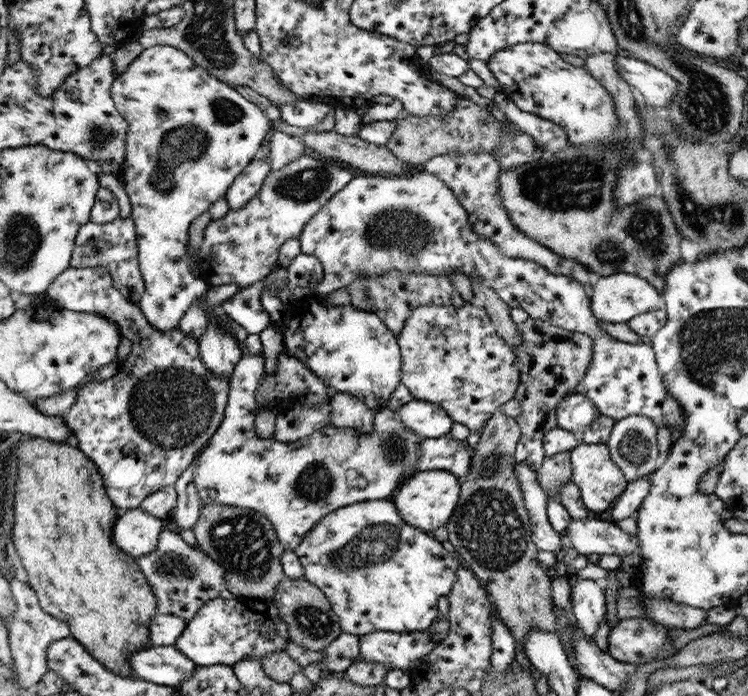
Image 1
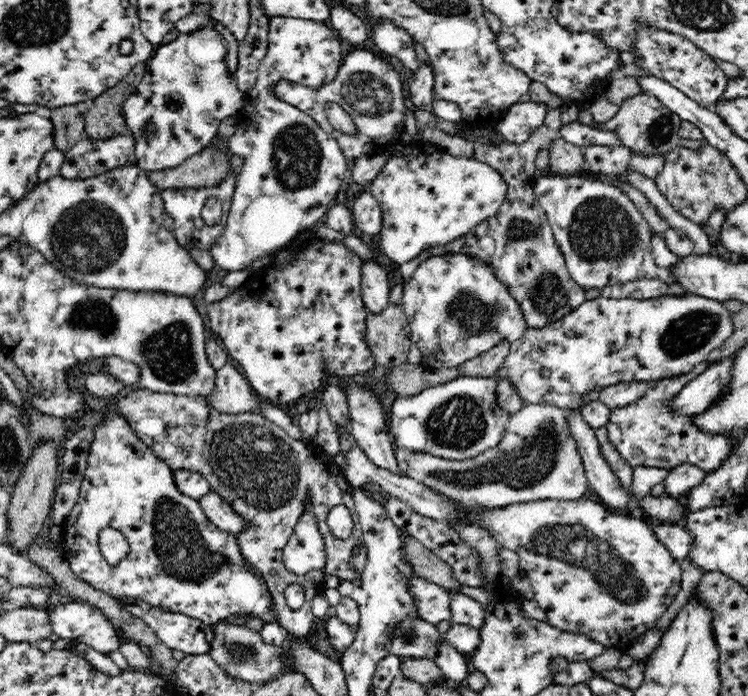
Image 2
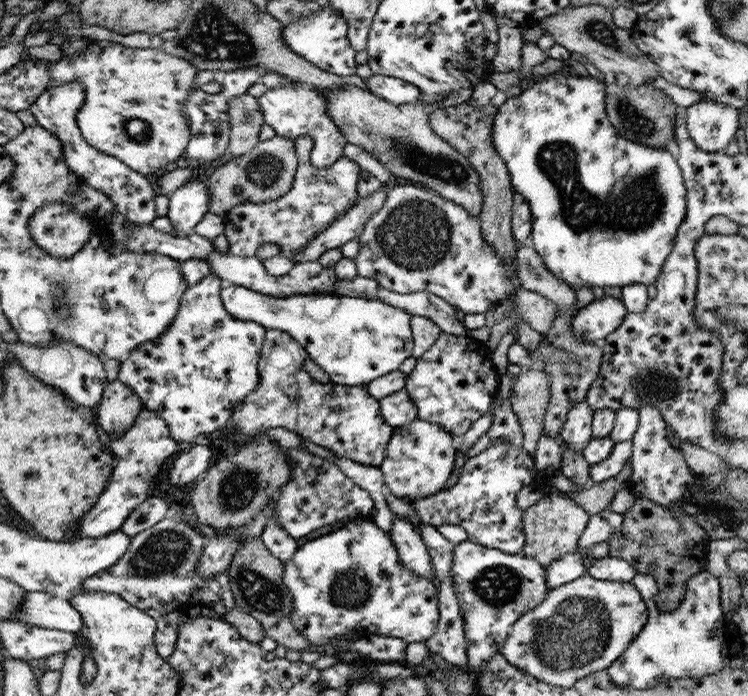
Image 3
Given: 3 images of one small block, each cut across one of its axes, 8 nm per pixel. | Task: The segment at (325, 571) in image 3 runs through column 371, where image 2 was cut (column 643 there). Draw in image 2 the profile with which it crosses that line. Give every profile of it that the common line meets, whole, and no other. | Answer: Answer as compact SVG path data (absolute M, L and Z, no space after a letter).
M351 431L339 433L340 450L346 458L345 479L352 487L368 488L371 482L381 486L387 496L399 498L426 518L440 520L449 525L456 522L477 524L485 528L500 547L514 550L519 556L521 574L526 576L533 588L533 600L545 612L545 619L562 632L583 634L604 646L625 649L630 642L655 626L656 620L666 612L681 589L680 561L672 556L656 537L652 527L634 512L612 510L602 502L590 499L544 500L523 502L497 509L474 509L466 511L456 501L436 493L413 478L378 468L357 445Z

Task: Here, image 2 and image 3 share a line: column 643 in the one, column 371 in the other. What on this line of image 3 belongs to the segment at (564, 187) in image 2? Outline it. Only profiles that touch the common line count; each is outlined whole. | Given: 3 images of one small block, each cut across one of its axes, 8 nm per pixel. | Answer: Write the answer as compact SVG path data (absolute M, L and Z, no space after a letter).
M396 185L394 188L386 191L386 193L384 205L368 219L364 231L362 231L360 237L358 237L360 241L360 251L353 262L355 263L359 276L374 280L381 288L397 294L413 294L416 292L434 294L445 301L450 307L453 307L455 310L460 310L465 314L484 314L496 302L501 302L503 298L506 299L513 291L521 289L521 282L519 281L519 276L517 276L517 270L515 269L515 263L517 262L516 256L509 260L509 266L507 266L507 262L503 262L503 260L499 258L496 249L484 241L484 237L482 237L482 227L480 227L480 219L478 219L478 217L472 216L459 204L442 198L436 191L425 187L423 188L422 186L420 187L419 185Z

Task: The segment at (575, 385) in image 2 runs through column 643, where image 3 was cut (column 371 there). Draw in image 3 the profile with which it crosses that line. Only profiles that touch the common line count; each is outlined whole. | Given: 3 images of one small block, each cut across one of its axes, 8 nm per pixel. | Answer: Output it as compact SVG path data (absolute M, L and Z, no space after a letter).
M227 284L222 287L222 304L229 315L240 318L240 321L259 323L267 330L287 333L305 348L309 357L330 376L334 384L365 386L375 378L399 370L402 362L412 354L411 315L378 300L327 293L276 298L248 290L247 287Z

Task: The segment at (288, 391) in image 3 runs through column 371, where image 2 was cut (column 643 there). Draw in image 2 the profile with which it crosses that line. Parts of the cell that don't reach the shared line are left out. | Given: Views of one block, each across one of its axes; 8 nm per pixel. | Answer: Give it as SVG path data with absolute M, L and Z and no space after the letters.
M700 362L697 371L690 371L670 378L654 382L648 392L632 402L629 406L614 408L605 424L608 439L618 452L632 466L665 468L671 470L679 464L688 463L705 470L714 472L732 452L725 435L714 434L700 430L700 427L689 416L677 414L671 408L671 401L692 380L696 373L702 374L714 362Z

